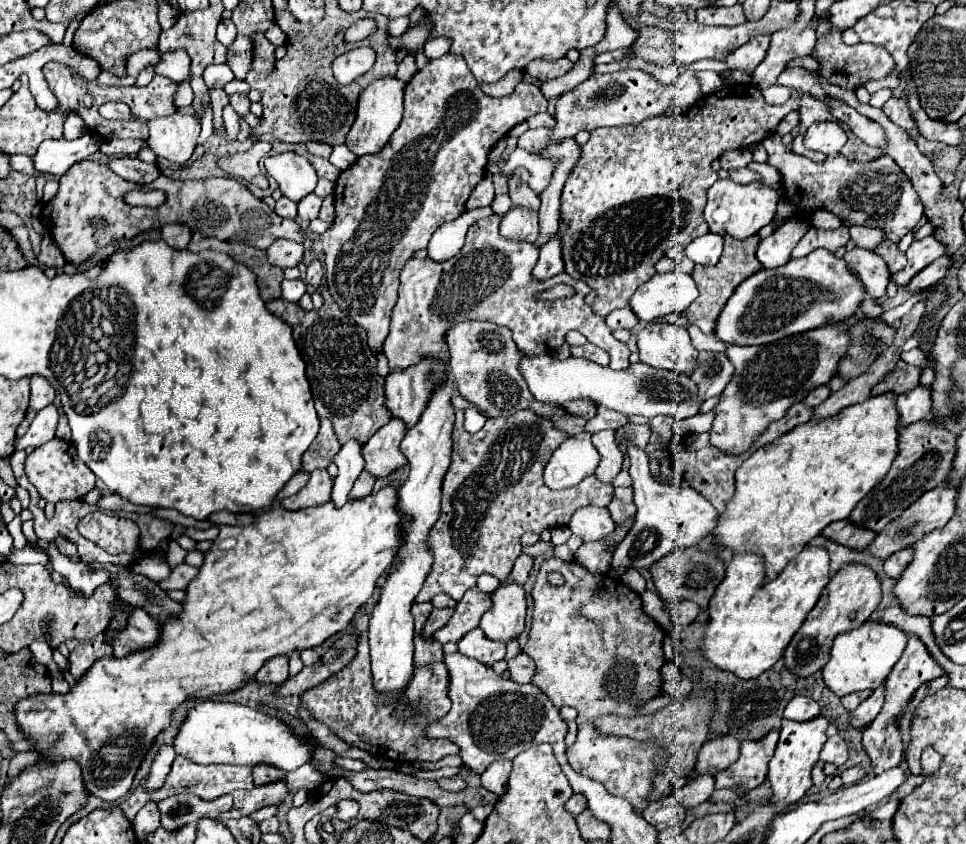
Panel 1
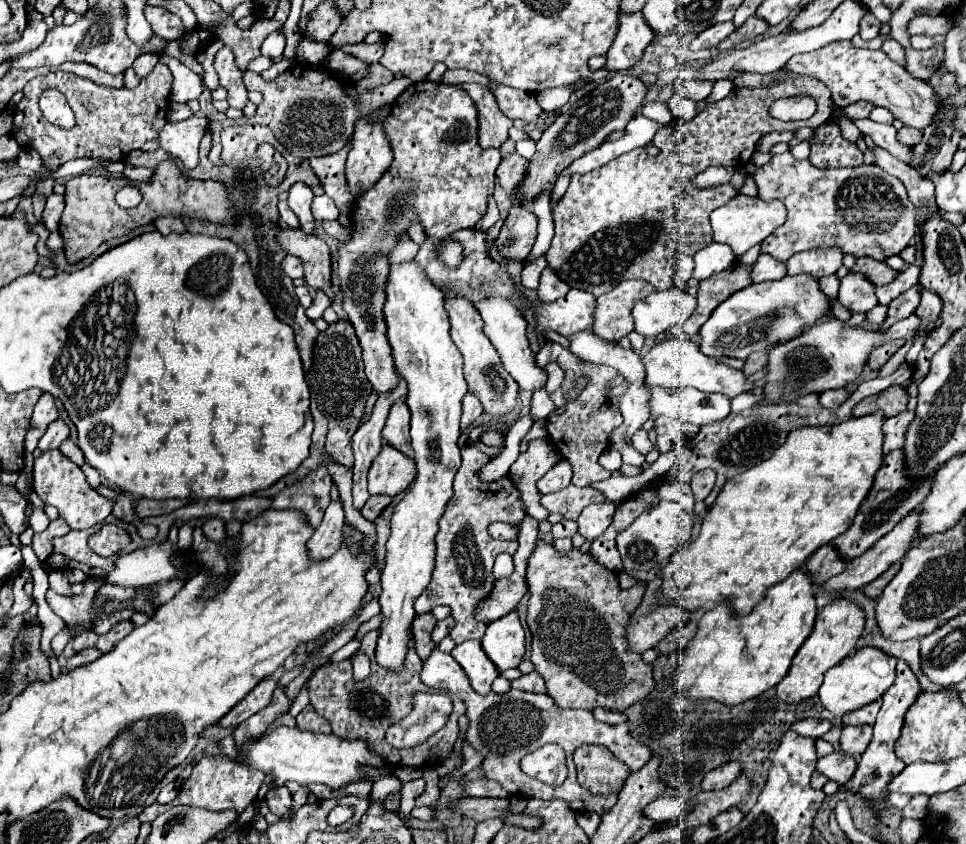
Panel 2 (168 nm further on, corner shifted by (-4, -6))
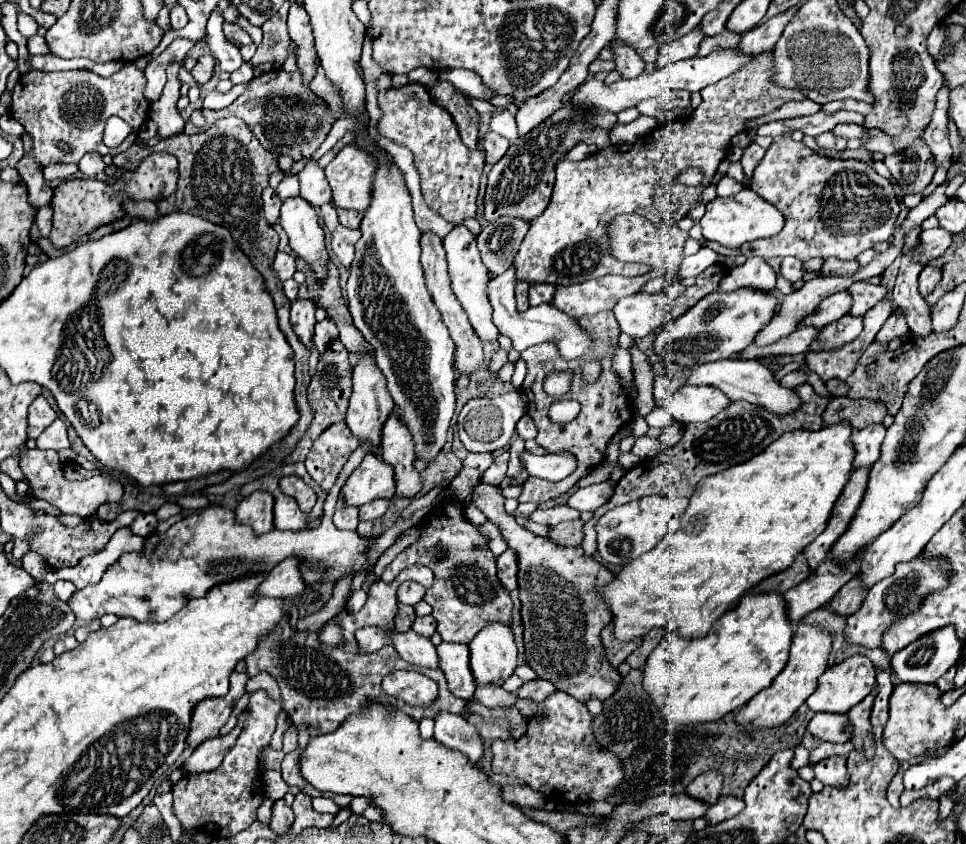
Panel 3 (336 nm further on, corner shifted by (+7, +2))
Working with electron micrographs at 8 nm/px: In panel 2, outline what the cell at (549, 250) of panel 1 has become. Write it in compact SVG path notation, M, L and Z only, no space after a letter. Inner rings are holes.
M546 268L540 276L540 286L538 286L538 296L540 302L554 302L560 300L562 296L566 296L566 292L570 290L570 286L566 286L550 268Z

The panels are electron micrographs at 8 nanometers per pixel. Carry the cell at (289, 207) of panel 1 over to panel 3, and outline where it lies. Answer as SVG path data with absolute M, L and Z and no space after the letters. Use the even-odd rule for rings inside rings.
M271 186L263 190L263 210L265 210L265 218L269 224L275 224L279 220L281 198L275 194L275 190Z

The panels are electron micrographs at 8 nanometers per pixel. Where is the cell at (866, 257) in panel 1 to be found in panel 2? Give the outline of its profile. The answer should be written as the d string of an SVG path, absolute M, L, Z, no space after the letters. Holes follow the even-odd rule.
M852 272L840 280L838 302L844 308L848 308L852 314L858 314L858 312L866 314L878 304L874 296L874 286L862 274L852 274Z

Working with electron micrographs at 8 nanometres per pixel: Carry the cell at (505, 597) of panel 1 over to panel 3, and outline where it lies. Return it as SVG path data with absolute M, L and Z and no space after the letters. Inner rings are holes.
M487 624L471 644L471 670L477 684L503 684L517 666L517 648L507 624Z

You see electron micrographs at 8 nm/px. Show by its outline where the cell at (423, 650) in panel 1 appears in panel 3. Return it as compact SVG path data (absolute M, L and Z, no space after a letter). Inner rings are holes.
M405 606L403 612L399 612L399 616L395 618L395 630L397 632L407 632L415 620L415 608L413 606Z

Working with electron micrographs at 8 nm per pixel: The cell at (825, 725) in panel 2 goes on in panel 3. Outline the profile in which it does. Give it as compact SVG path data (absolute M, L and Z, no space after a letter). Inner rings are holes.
M819 712L809 720L807 730L813 736L829 742L847 742L851 738L851 724L847 722L845 714Z

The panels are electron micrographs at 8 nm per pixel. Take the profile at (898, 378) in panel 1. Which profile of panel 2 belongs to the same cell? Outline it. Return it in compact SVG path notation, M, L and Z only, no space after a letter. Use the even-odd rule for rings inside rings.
M892 386L892 388L876 394L876 396L864 398L852 410L852 416L860 418L860 416L874 414L874 412L884 412L884 418L890 418L890 416L904 412L906 404L908 404L908 392L902 386Z

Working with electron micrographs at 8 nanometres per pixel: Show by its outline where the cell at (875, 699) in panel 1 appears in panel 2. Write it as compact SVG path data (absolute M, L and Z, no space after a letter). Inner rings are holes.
M844 726L840 736L840 750L850 756L860 756L872 740L872 726Z

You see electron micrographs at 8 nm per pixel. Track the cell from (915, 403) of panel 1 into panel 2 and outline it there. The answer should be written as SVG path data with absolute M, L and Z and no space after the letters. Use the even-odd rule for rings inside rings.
M902 412L902 414L892 416L884 422L884 426L882 426L882 432L884 432L882 450L884 450L884 454L904 446L904 432L906 432L908 424L912 422L912 418L914 418L914 412Z

